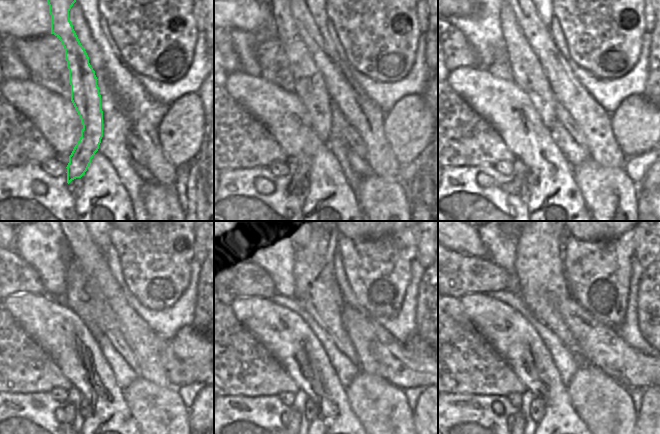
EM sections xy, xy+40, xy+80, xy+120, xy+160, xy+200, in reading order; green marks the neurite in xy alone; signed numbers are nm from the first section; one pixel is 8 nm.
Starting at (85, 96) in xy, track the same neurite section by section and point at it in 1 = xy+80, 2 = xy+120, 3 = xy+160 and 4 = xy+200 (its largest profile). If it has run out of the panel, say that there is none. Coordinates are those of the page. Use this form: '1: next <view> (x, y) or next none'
1: next xy+80 (528, 74)
2: next xy+120 (75, 295)
3: next xy+160 (291, 419)
4: next xy+200 (516, 423)

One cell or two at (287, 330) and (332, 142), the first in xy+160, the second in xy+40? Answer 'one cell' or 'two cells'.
two cells

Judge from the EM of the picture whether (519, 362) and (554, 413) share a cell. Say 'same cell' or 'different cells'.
same cell

